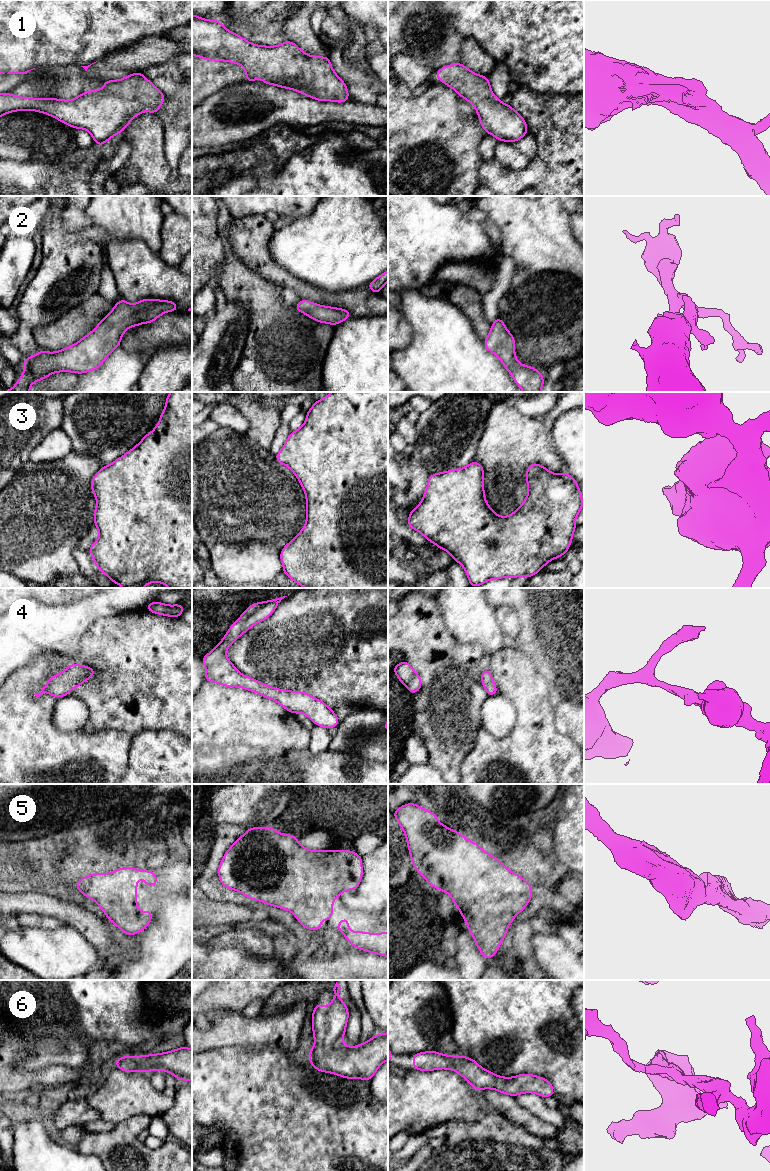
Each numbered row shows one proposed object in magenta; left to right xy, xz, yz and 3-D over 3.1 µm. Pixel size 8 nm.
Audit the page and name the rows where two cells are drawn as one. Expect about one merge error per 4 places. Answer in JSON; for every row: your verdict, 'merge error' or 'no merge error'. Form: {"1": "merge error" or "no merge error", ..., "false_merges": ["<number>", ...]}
{"1": "merge error", "2": "no merge error", "3": "no merge error", "4": "no merge error", "5": "no merge error", "6": "no merge error", "false_merges": ["1"]}

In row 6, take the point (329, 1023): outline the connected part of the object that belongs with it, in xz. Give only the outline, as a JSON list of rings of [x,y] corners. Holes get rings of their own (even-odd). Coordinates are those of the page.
[[[336,982],[333,991],[334,998],[329,1006],[316,1004],[312,1012],[312,1029],[315,1040],[313,1048],[308,1053],[311,1065],[320,1072],[332,1073],[347,1079],[363,1079],[370,1081],[383,1062],[388,1060],[388,1032],[376,1034],[369,1041],[356,1047],[342,1044],[345,1035],[349,1011],[340,999],[341,987]]]

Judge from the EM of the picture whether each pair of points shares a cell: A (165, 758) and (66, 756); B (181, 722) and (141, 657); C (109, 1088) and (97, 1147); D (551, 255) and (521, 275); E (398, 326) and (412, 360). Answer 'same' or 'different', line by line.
A: different
B: same
C: different
D: different
E: different

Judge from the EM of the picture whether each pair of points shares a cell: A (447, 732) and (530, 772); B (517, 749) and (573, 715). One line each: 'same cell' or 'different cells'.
A: different cells
B: different cells

